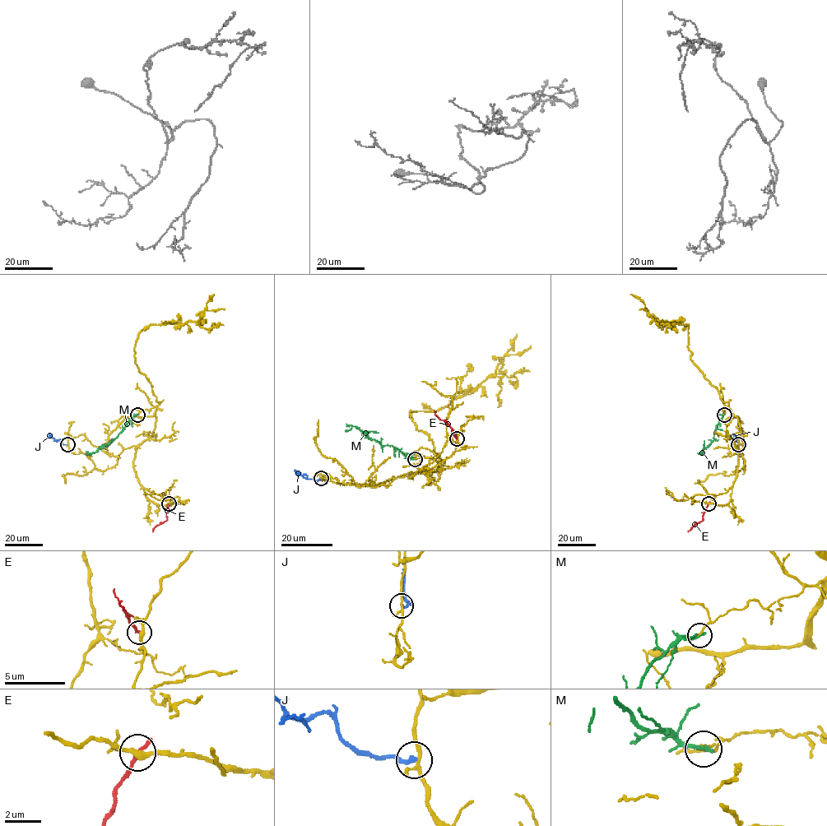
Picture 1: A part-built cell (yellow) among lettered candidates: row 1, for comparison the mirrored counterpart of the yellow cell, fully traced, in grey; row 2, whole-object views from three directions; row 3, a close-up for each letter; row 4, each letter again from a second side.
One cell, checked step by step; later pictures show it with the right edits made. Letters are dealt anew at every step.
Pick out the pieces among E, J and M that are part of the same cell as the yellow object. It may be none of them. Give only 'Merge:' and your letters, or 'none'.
Merge: none

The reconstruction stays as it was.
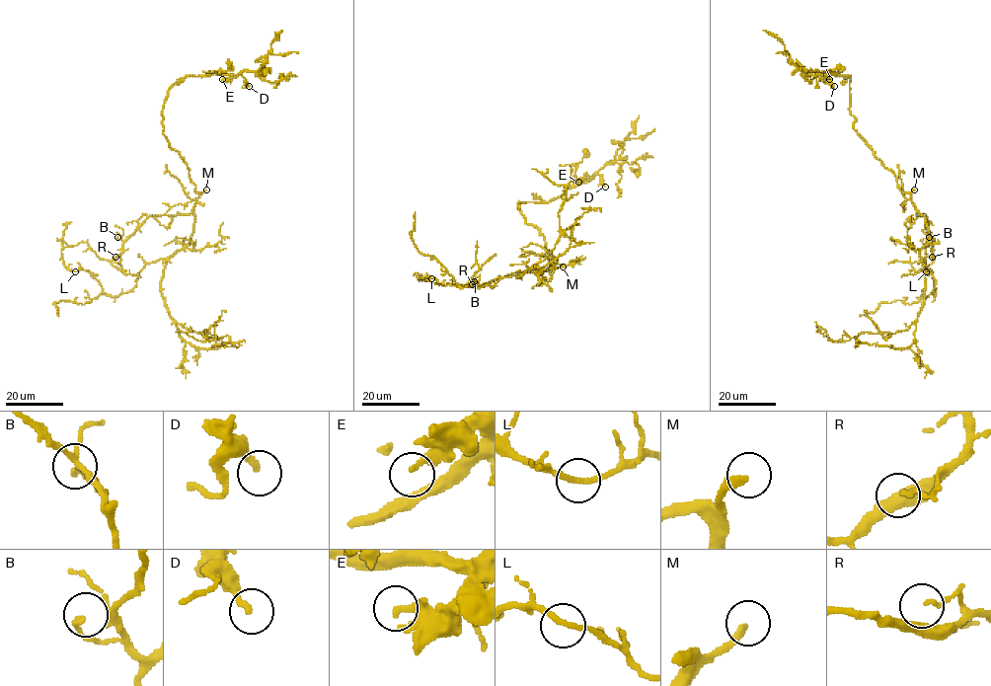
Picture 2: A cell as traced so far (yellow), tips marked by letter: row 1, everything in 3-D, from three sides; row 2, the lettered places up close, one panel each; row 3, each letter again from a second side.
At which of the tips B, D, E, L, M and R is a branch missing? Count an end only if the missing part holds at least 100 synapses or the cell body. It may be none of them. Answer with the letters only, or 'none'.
M

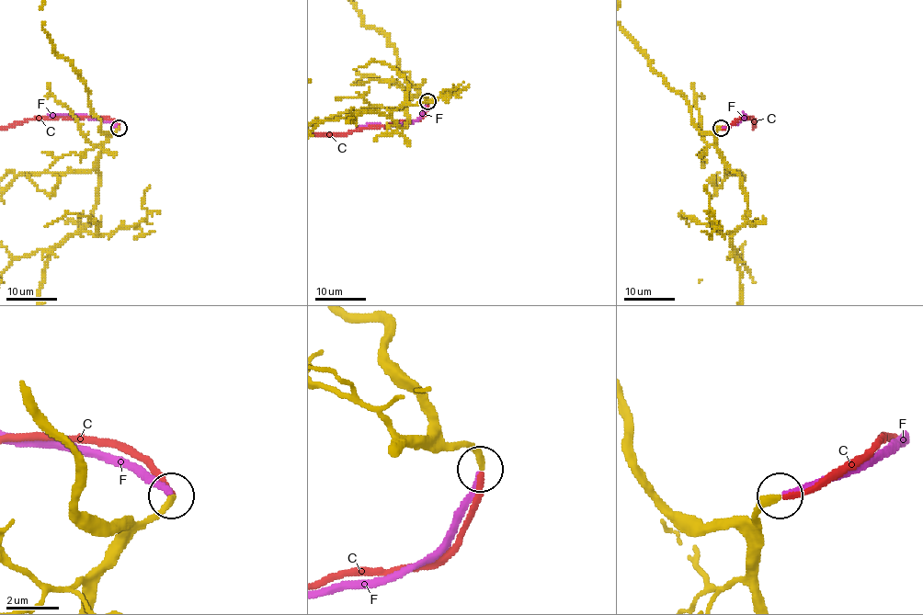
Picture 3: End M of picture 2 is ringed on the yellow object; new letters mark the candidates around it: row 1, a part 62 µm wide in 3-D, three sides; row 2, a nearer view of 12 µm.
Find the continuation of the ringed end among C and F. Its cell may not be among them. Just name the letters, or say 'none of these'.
C

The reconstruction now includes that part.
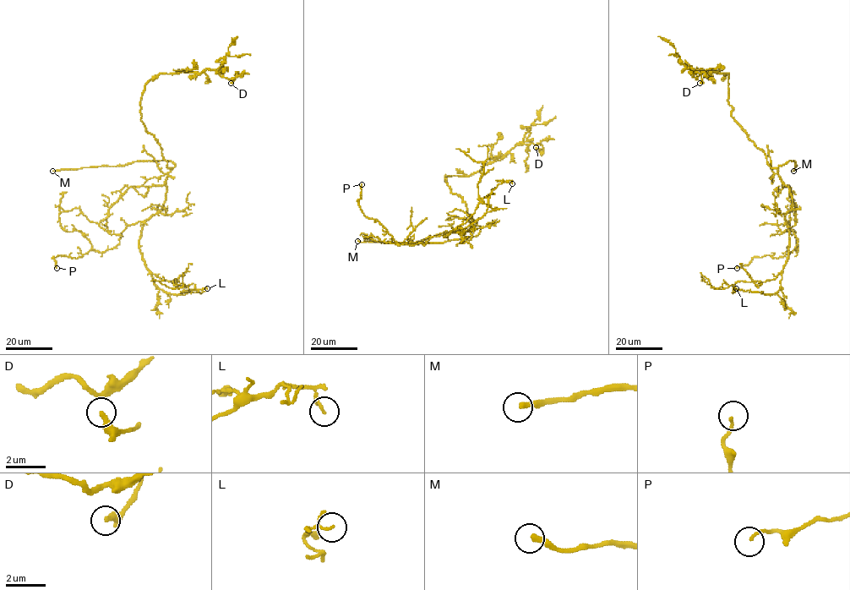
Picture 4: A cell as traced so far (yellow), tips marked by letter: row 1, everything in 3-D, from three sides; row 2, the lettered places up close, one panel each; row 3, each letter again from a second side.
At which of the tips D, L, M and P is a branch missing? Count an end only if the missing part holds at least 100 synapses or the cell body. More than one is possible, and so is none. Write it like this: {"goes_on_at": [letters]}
{"goes_on_at": ["M"]}

